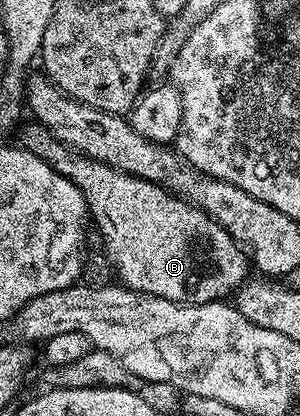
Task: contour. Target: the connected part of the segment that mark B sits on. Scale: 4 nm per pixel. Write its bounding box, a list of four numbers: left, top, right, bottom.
[18,121,249,303]

